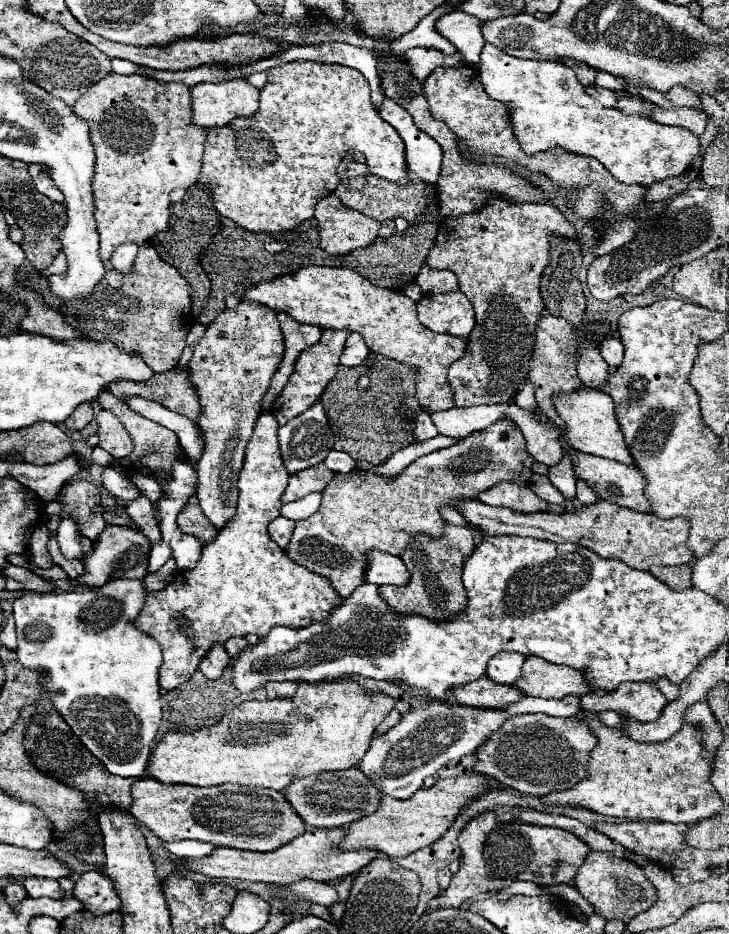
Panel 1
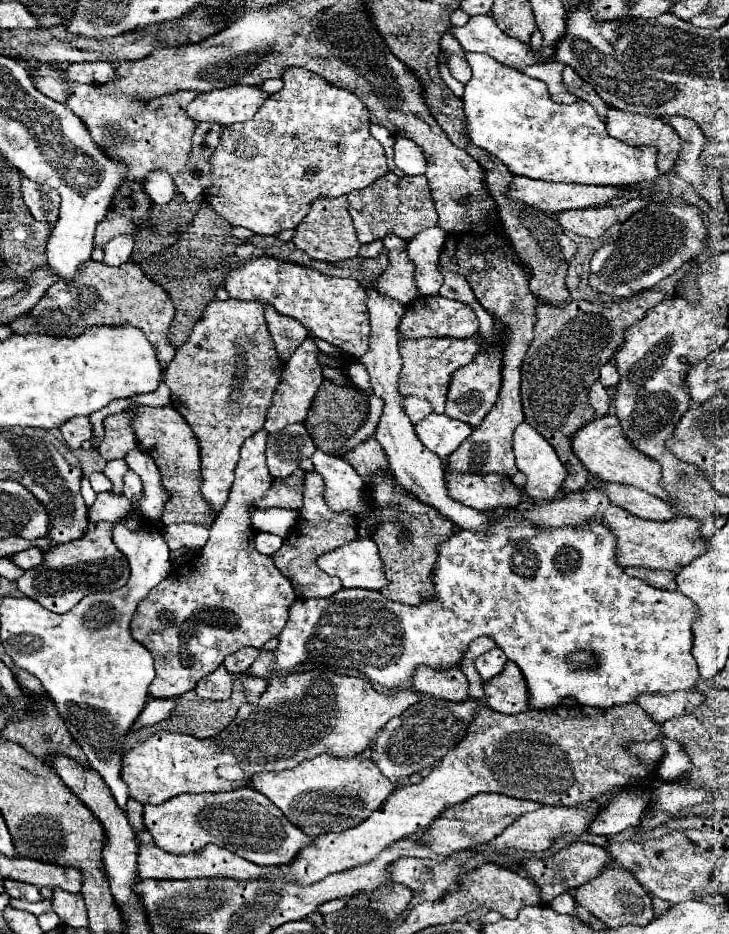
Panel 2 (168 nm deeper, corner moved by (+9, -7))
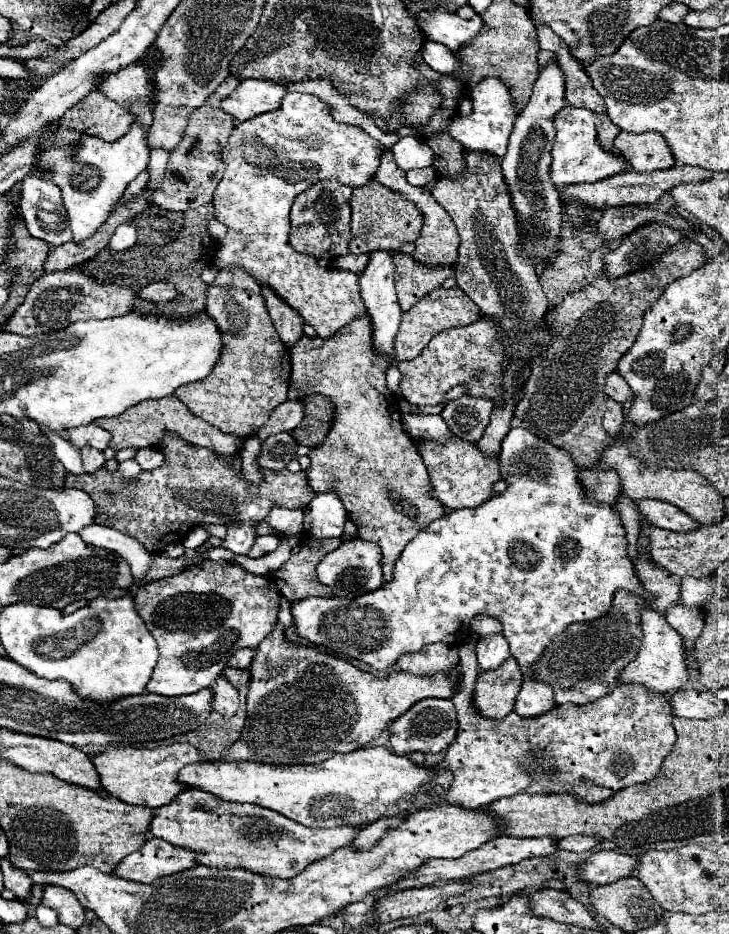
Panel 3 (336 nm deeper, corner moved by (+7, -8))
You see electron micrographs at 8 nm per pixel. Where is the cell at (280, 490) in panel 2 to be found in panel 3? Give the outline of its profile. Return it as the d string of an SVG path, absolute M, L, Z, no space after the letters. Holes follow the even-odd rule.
M165 435L157 447L163 451L165 463L159 469L143 471L135 483L127 483L119 471L107 473L105 469L65 475L67 487L83 489L91 495L97 505L97 523L137 537L145 547L149 547L149 551L163 553L169 543L183 541L195 525L261 521L273 507L305 509L315 497L315 493L309 493L303 471L291 473L285 469L273 473L263 469L265 481L261 485L251 485L233 471L233 465L229 467L223 463L213 451L193 447L193 443L177 439L177 435Z

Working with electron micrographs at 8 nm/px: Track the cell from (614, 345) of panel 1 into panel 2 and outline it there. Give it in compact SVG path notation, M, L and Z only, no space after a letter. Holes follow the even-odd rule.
M605 364L603 368L601 368L601 384L605 386L605 388L615 388L617 384L619 384L619 374L617 374L617 368L613 366L613 364Z

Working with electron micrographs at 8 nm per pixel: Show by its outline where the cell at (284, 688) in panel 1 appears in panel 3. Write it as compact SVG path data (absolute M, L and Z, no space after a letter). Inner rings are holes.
M227 667L225 671L223 671L223 675L233 683L233 687L237 687L237 689L241 689L241 687L249 687L249 683L251 683L251 673L247 671L247 669L231 669L231 667Z

